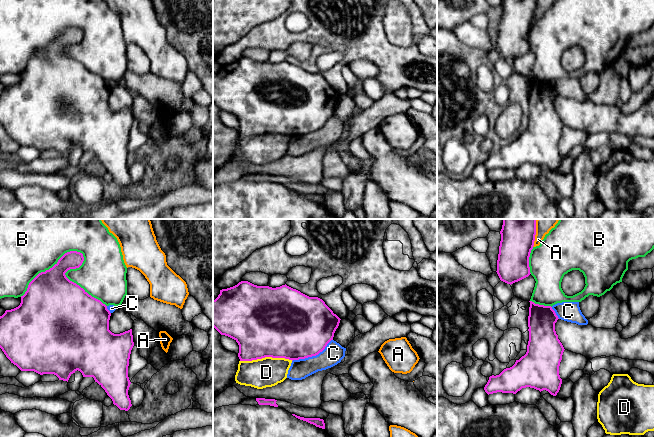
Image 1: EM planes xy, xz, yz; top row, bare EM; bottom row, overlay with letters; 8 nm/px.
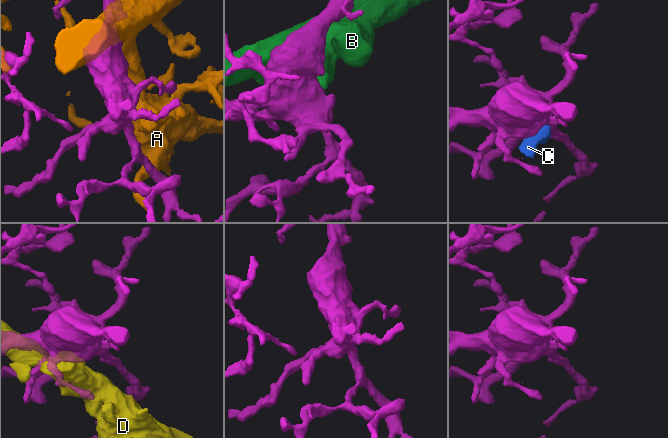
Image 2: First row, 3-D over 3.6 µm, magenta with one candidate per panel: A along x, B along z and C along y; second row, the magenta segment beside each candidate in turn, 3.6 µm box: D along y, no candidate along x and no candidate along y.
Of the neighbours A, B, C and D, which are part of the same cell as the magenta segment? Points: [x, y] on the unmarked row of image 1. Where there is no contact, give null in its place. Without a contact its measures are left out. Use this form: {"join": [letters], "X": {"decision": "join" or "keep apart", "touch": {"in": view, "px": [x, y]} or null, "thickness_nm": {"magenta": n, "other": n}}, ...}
{"join": [], "A": {"decision": "keep apart", "touch": {"in": "yz", "px": [535, 10]}, "thickness_nm": {"magenta": 280, "other": 100}}, "B": {"decision": "keep apart", "touch": {"in": "xy", "px": [82, 31]}, "thickness_nm": {"magenta": 140, "other": 380}}, "C": {"decision": "keep apart", "touch": {"in": "xz", "px": [312, 131]}, "thickness_nm": {"magenta": 500, "other": 160}}, "D": {"decision": "keep apart", "touch": {"in": "xz", "px": [266, 132]}, "thickness_nm": {"magenta": 500, "other": 240}}}

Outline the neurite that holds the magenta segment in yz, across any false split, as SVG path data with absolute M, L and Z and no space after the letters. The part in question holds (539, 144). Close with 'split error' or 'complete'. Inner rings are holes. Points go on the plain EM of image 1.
M529 78L527 128L512 143L489 153L484 163L488 171L497 168L516 170L522 164L530 163L556 172L560 166L559 142L565 125L555 107L559 94L551 82Z; complete

